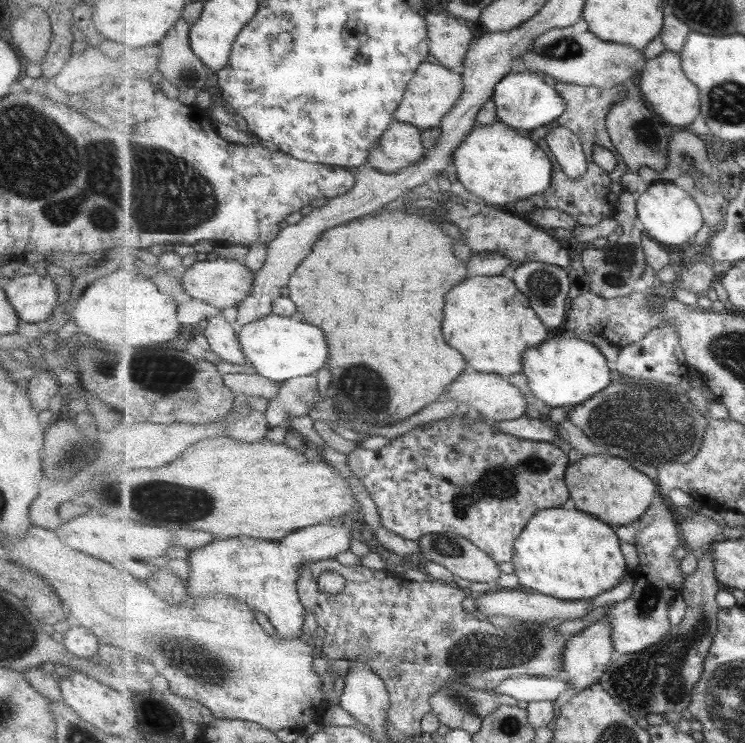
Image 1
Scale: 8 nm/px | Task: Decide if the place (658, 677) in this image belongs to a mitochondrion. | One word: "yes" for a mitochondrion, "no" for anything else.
yes

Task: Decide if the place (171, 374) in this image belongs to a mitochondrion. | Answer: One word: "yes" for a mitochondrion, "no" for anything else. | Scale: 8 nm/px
yes

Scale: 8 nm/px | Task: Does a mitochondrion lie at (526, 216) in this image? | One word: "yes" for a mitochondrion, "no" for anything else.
no

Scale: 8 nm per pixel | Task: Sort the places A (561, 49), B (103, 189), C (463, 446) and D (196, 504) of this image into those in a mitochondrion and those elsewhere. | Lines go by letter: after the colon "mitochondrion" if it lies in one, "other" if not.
A: mitochondrion
B: mitochondrion
C: mitochondrion
D: mitochondrion

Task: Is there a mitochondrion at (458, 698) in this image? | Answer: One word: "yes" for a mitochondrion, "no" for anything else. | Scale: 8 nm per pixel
yes

